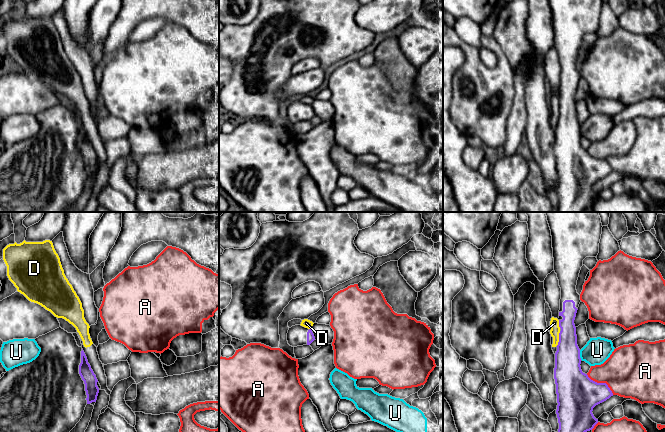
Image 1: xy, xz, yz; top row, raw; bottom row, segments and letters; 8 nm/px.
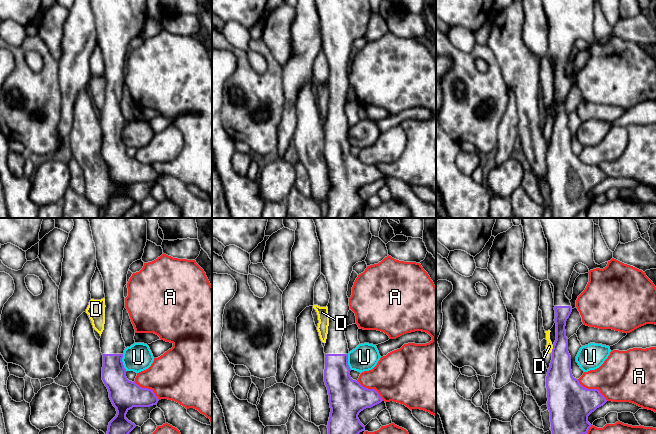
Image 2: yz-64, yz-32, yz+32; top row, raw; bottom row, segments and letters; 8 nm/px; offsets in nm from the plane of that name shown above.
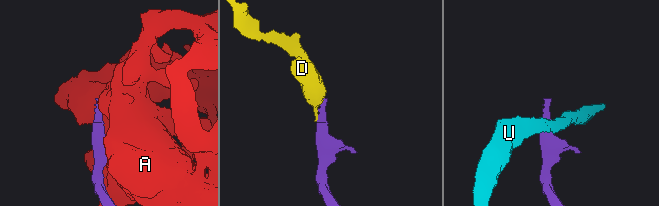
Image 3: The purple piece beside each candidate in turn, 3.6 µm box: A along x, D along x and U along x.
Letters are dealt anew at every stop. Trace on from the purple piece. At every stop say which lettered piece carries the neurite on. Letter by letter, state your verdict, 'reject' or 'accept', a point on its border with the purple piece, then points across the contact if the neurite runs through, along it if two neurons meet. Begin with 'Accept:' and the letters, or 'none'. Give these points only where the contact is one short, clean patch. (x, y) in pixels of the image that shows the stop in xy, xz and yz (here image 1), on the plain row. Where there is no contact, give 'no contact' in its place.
Accept: none
A: reject; contact yz (601, 159)
D: reject; contact yz (559, 114); border yz (560, 107), (556, 121)
U: reject; contact yz (579, 131); border yz (579, 126), (581, 135)

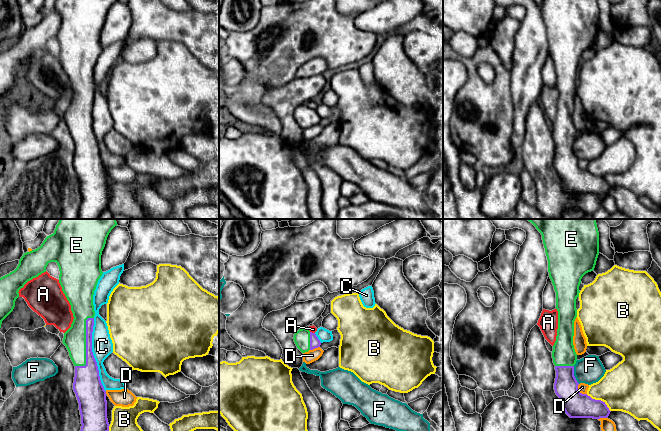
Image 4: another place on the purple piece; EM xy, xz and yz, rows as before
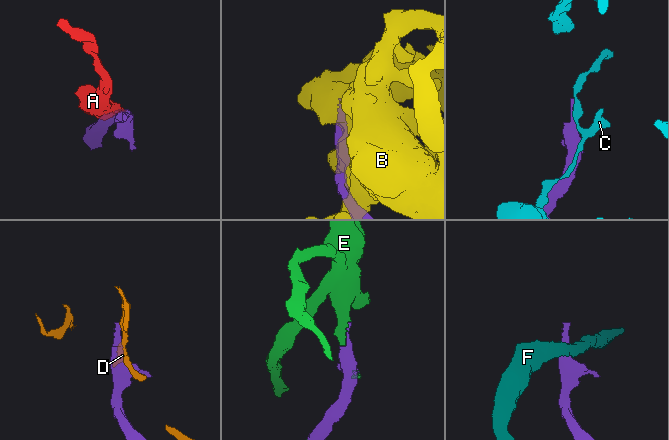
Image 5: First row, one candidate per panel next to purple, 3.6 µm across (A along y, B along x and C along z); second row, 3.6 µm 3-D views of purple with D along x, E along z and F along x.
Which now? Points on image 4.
Accept: E
A: reject; contact xz (311, 108); border xz (310, 107), (314, 109)
B: reject; contact yz (599, 176)
C: reject; contact xy (93, 131)
D: reject; contact yz (578, 167)
E: accept; contact xy (86, 120)
F: reject; contact yz (573, 151); border yz (573, 142), (573, 151), (579, 159)

